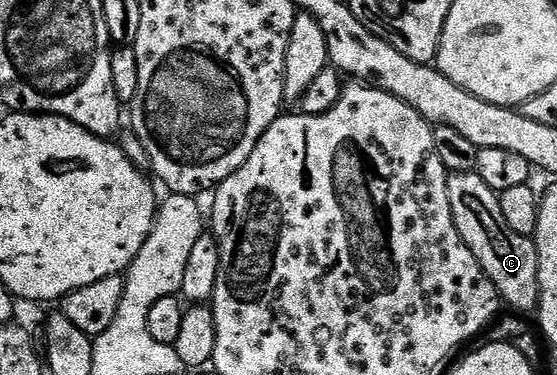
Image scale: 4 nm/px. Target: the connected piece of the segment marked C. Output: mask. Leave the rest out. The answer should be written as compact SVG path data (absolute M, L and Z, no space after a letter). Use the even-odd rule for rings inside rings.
M474 172L451 174L447 183L449 184L451 210L456 216L461 216L457 221L457 232L463 243L469 248L469 252L473 252L473 256L477 256L481 268L485 270L486 275L497 288L500 299L521 314L526 314L525 312L531 311L534 307L536 309L541 300L541 259L534 241L513 232L513 228L509 228L509 224L505 224L505 220L499 217L501 212L499 195L489 188L489 184L485 184L485 180L481 180L479 174Z

